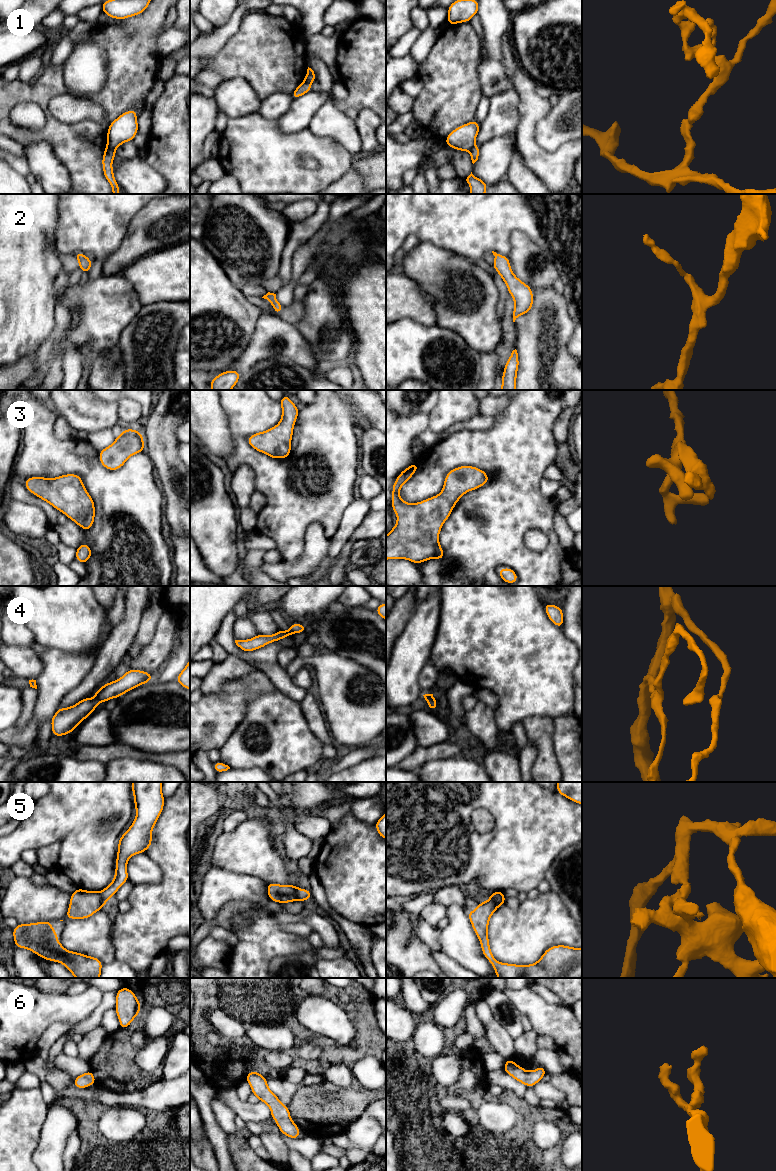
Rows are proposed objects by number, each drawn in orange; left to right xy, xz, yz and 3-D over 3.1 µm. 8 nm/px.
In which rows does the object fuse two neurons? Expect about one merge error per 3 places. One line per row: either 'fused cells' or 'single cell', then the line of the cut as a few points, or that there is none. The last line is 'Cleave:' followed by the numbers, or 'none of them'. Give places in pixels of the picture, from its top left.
1: fused cells; cut in xy along (107, 143), (114, 150)
2: single cell; no cut
3: single cell; no cut
4: single cell; no cut
5: fused cells; cut in xz along (297, 888), (296, 899)
6: single cell; no cut
Cleave: 1, 5

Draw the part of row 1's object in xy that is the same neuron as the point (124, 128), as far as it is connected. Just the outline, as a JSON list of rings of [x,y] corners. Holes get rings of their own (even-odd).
[[[136,109],[122,113],[108,127],[107,144],[114,150],[121,144],[132,141],[138,133]]]

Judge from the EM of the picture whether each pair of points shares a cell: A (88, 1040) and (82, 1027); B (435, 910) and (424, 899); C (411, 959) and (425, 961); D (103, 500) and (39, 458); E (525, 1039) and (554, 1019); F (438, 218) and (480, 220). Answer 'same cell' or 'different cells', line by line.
A: different cells
B: different cells
C: same cell
D: same cell
E: different cells
F: same cell

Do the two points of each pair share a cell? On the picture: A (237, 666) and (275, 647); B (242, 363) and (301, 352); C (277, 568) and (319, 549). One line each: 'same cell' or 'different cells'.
A: different cells
B: same cell
C: same cell

